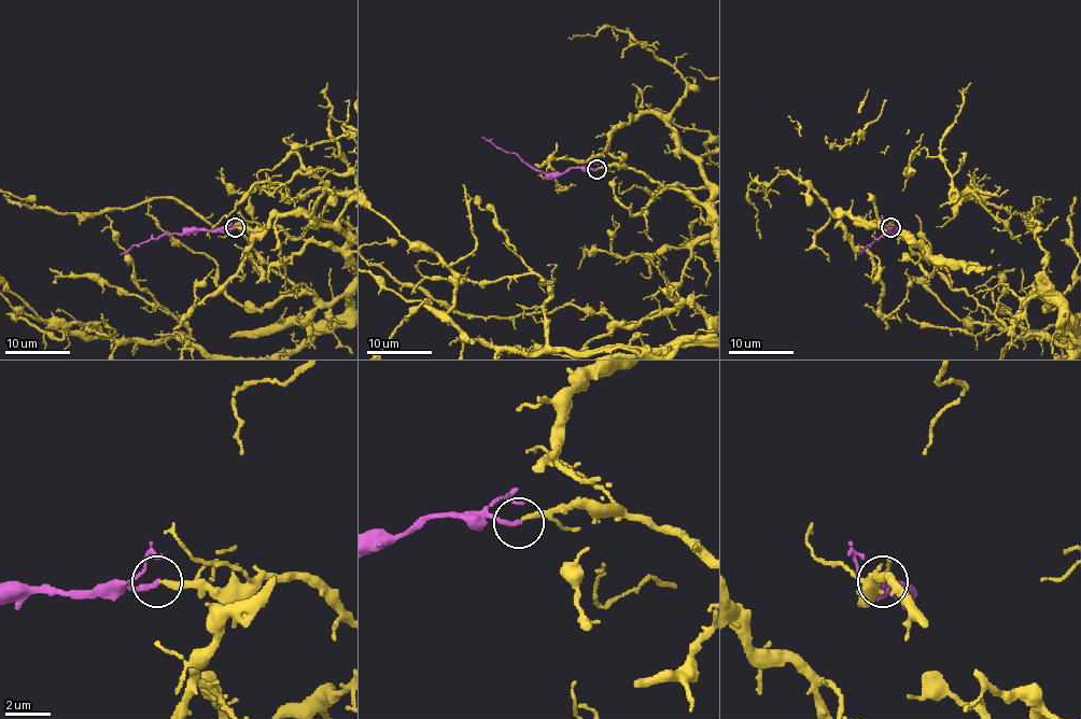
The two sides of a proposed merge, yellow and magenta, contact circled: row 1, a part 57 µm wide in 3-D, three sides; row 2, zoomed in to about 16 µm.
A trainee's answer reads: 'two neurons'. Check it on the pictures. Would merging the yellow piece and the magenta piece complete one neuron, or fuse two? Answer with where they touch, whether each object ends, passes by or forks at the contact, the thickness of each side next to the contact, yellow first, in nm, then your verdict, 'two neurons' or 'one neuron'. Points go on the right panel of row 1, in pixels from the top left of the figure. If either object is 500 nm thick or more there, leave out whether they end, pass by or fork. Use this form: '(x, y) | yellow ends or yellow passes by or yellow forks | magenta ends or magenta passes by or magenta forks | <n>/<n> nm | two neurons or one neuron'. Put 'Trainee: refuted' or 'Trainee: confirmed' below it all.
(890, 227) | yellow ends | magenta ends | 240/240 nm | one neuron
Trainee: refuted

